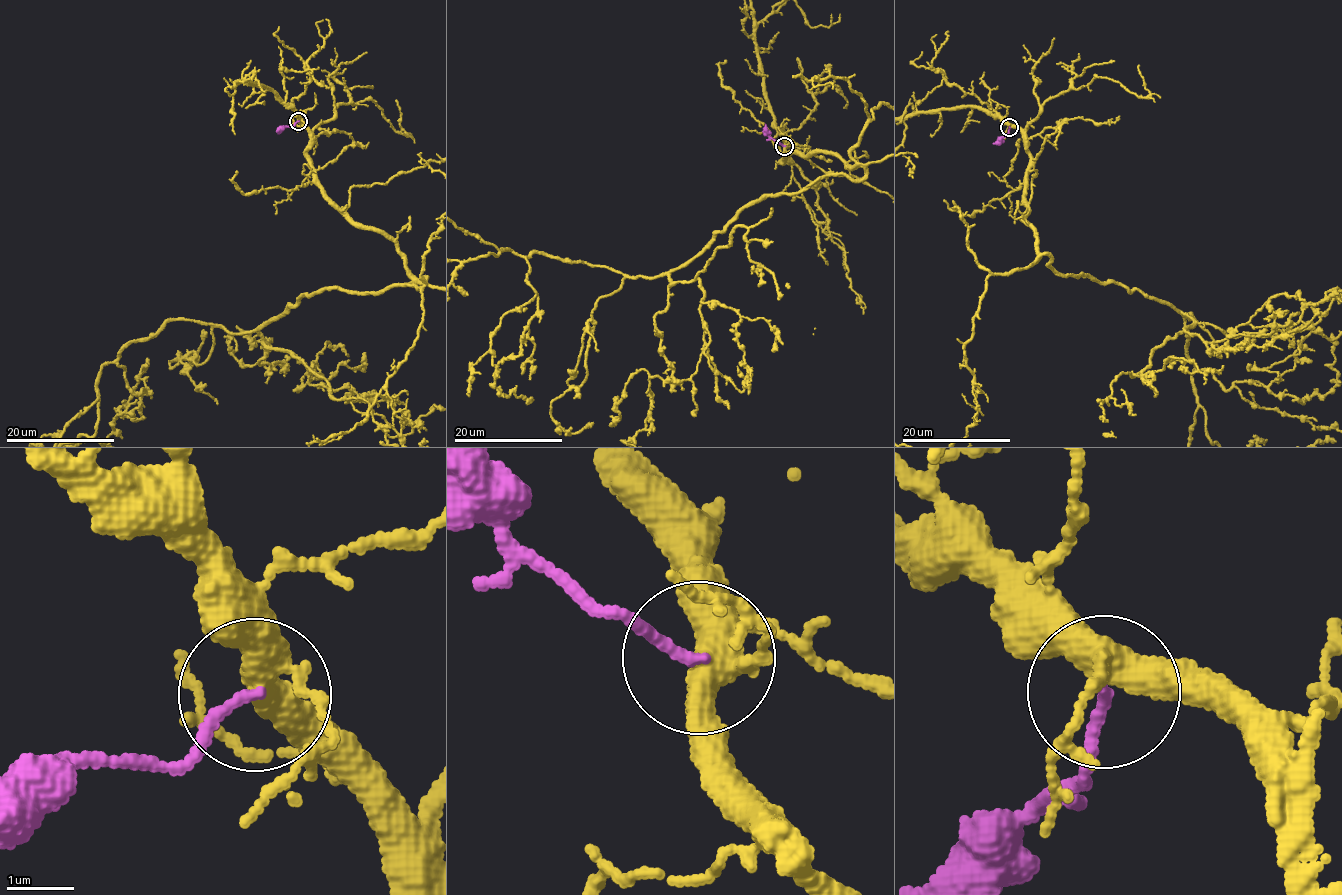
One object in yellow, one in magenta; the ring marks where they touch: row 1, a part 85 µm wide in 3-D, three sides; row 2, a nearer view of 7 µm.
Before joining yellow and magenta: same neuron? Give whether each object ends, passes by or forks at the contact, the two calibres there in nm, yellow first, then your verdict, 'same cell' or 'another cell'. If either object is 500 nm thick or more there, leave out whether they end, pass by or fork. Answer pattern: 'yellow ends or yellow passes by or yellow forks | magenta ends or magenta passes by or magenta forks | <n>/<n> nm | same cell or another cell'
yellow forks | magenta ends | 380/160 nm | another cell

